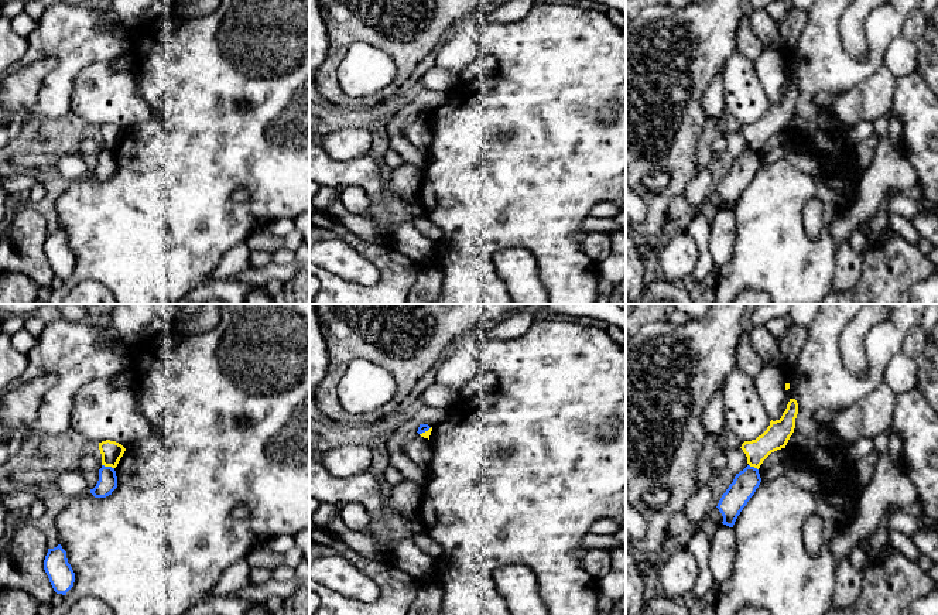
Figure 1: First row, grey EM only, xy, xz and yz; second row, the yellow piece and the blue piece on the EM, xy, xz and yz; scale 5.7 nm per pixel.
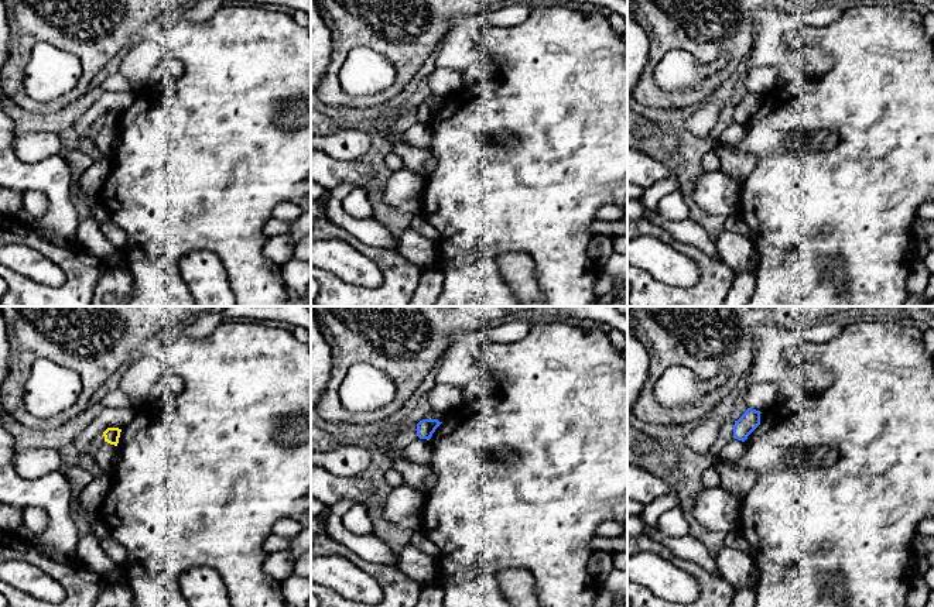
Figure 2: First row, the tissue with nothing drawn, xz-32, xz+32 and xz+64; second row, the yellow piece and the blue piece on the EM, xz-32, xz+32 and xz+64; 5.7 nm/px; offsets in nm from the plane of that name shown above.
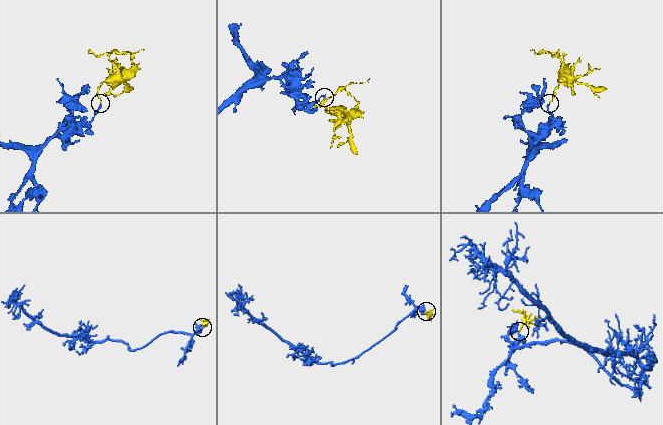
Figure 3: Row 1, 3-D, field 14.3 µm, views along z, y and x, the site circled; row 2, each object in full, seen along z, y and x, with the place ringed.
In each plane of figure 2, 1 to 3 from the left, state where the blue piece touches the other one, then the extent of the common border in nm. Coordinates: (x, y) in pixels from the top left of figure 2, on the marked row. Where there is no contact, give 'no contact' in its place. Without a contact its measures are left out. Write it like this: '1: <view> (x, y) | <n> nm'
1: no contact
2: no contact
3: no contact

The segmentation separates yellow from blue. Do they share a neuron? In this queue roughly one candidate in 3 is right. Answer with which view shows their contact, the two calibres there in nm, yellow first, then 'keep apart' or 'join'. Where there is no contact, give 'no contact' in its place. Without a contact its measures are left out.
meets yellow in xy; 120 nm thick on the yellow side, 110 nm on the other; keep apart

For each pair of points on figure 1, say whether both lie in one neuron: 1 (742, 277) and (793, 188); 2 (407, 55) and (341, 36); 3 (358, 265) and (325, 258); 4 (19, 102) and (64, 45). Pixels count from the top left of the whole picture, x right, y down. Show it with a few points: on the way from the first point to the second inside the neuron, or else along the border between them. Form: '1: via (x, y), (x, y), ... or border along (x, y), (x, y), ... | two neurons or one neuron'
1: via (764, 255), (769, 250), (770, 211) | one neuron
2: via (390, 43), (373, 33), (358, 33) | one neuron
3: via (349, 265), (342, 258), (334, 258) | one neuron
4: border along (58, 61), (52, 57), (44, 57), (21, 67) | two neurons

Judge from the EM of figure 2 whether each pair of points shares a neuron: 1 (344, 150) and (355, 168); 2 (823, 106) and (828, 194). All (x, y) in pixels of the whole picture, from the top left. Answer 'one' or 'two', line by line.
1: two
2: one

